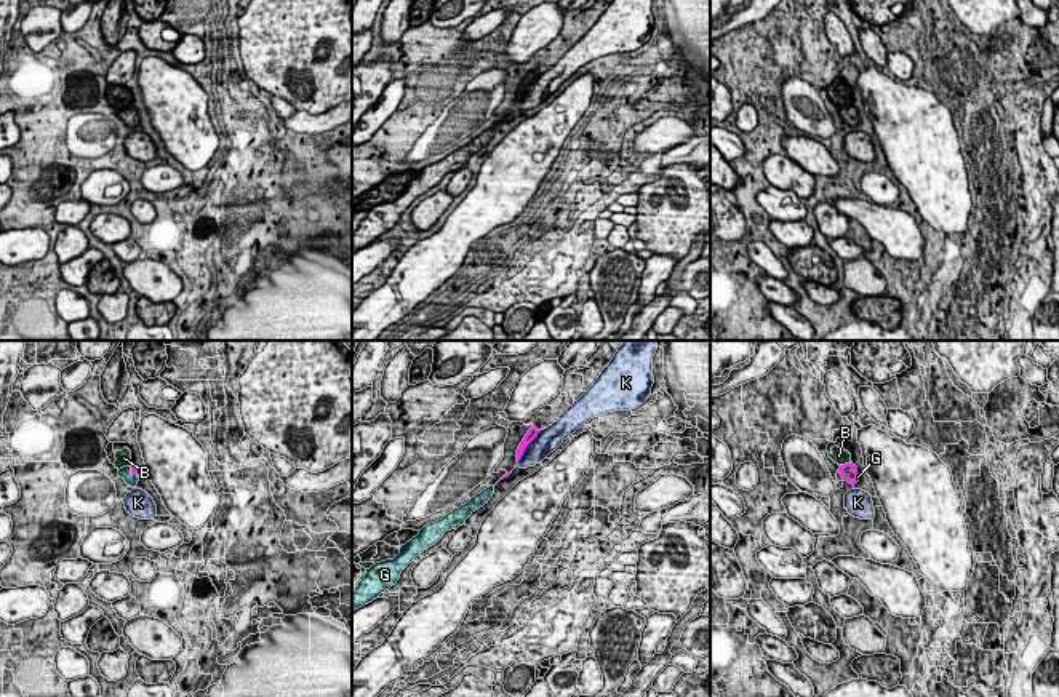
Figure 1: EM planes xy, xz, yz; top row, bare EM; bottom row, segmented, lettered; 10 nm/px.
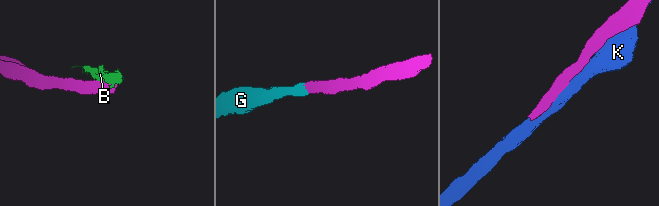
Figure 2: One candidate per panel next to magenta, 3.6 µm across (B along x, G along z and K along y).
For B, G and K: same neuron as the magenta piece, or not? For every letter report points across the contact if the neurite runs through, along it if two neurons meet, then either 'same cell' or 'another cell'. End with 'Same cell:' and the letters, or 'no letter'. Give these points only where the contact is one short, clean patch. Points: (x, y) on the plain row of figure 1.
B: border yz (851, 104), (840, 107); another cell
G: way xy (133, 111), (133, 115), (131, 122); same cell
K: another cell
Same cell: G

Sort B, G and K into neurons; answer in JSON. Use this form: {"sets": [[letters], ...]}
{"sets": [["B"], ["G"], ["K"]]}

